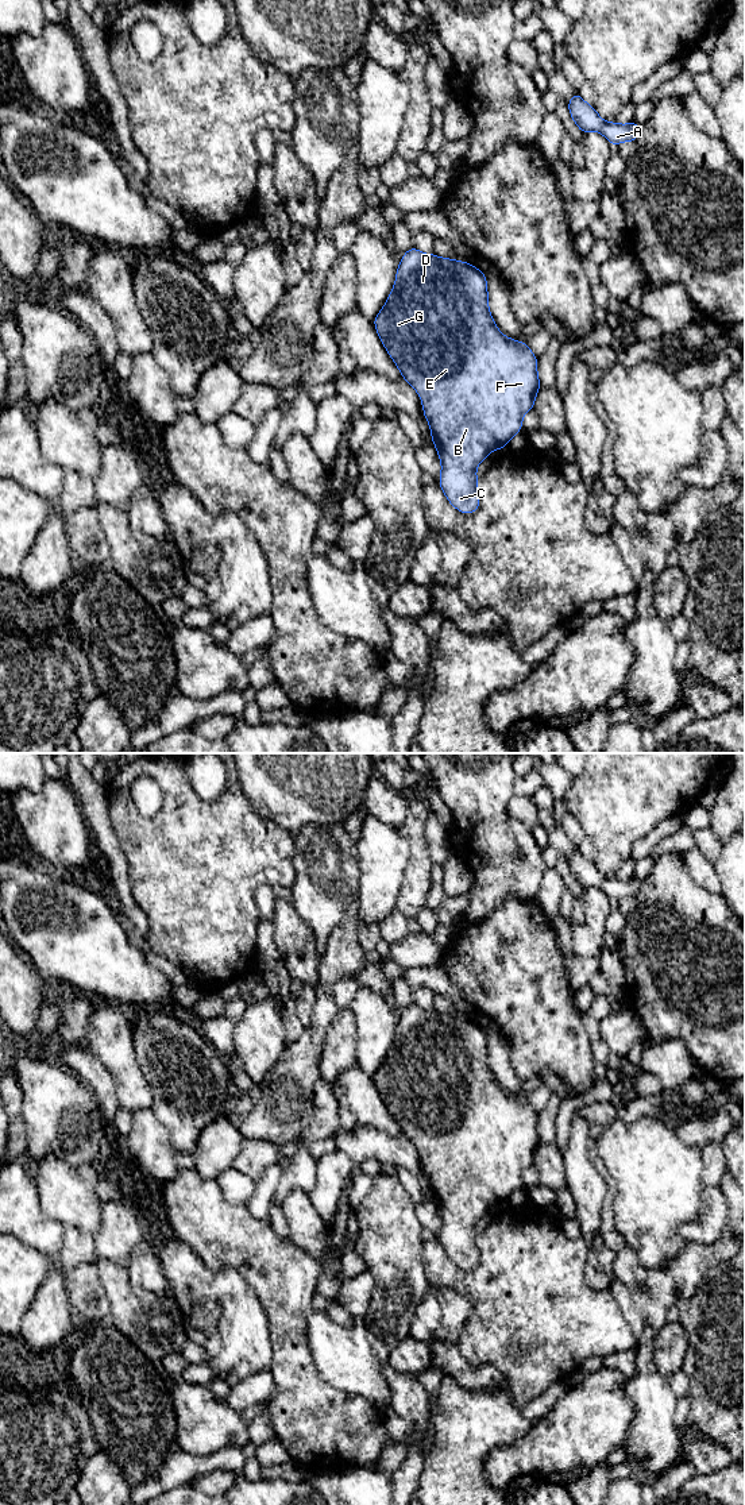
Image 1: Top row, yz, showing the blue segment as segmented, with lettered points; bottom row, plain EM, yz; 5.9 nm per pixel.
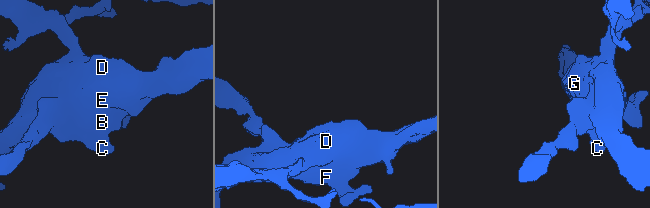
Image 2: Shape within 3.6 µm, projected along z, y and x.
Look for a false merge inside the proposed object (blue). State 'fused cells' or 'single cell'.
single cell

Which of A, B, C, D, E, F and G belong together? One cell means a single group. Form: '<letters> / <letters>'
A B C D E F G

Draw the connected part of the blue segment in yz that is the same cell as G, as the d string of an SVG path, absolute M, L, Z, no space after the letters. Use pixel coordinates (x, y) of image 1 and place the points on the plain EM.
M412 1002L401 1015L397 1023L395 1039L391 1045L383 1064L372 1076L378 1088L379 1096L383 1099L385 1105L401 1127L401 1132L414 1143L421 1154L424 1174L431 1181L431 1193L441 1217L441 1228L439 1242L441 1243L449 1259L463 1270L474 1270L480 1259L478 1247L476 1223L487 1215L487 1211L494 1205L502 1205L507 1201L509 1196L522 1185L522 1172L534 1165L534 1155L541 1143L537 1131L539 1116L525 1097L518 1097L506 1093L501 1089L495 1077L489 1066L489 1049L487 1034L485 1029L475 1023L475 1020L463 1016L440 1014L435 1010L424 1010Z

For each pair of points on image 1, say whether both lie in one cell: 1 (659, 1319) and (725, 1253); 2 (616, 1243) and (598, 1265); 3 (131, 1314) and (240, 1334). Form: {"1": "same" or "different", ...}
{"1": "same", "2": "different", "3": "different"}

